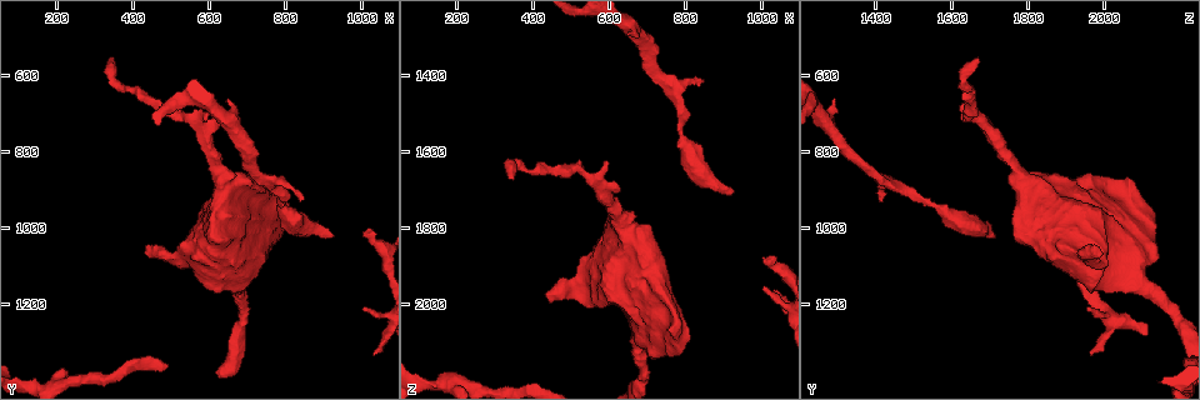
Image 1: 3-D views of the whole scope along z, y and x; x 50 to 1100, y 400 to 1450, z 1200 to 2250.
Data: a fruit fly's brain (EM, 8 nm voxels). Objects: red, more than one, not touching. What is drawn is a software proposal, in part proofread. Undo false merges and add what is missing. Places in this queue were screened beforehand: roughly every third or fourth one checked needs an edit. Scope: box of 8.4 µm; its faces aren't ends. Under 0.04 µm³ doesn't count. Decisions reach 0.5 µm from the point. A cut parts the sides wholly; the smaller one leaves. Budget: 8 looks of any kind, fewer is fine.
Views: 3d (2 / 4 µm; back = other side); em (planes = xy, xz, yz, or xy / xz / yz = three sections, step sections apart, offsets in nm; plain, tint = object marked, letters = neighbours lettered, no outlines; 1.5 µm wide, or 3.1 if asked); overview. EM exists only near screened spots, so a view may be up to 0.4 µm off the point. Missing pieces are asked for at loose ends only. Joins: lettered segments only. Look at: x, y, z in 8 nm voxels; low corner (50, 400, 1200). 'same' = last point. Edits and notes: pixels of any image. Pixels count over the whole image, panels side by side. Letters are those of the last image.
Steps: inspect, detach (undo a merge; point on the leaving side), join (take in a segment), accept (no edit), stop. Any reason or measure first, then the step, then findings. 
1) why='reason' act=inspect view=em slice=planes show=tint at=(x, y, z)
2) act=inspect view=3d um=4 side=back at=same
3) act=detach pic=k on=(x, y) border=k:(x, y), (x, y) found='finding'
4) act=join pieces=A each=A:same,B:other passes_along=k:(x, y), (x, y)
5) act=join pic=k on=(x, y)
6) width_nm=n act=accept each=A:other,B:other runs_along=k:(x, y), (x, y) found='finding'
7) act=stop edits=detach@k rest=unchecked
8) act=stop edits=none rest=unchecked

why='an open end' act=inspect view=3d um=4 side=back at=(595, 700, 1615)

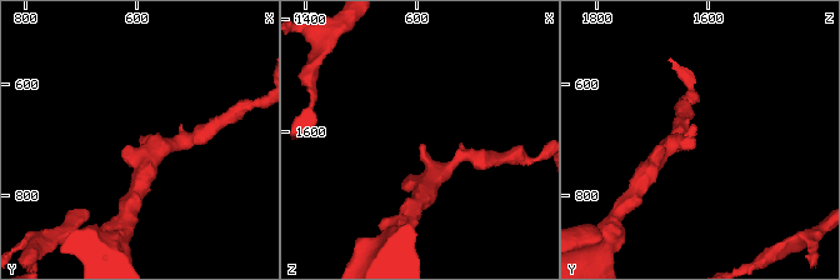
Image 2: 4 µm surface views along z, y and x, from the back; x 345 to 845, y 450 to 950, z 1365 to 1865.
why='shape alone is not enough' act=inspect view=em slice=xz step=4 show=letters at=(595, 695, 1620)

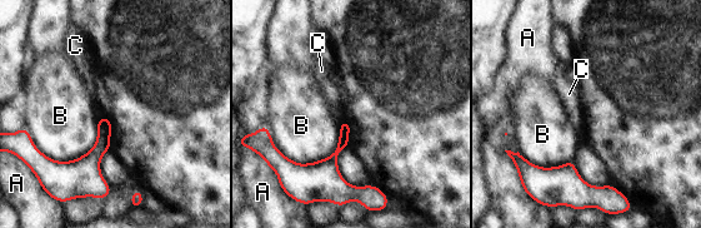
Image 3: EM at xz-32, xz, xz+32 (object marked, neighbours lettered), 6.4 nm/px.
act=accept each=A:other,B:other,C:other found='no lettered segment goes on from it'

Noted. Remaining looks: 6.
why='tapers out' act=inspect view=em slice=planes show=letters at=(840, 930, 1420)

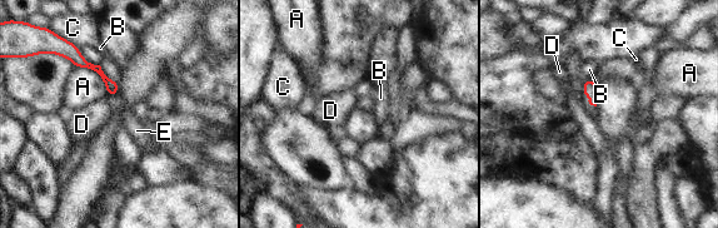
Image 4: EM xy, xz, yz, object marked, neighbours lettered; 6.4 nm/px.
act=join pieces=E each=A:other,B:other,C:other,D:other,E:same passes_along=4:(589, 87), (589, 102), (591, 110) found='it goes on there'

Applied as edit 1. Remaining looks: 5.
act=inspect view=overview

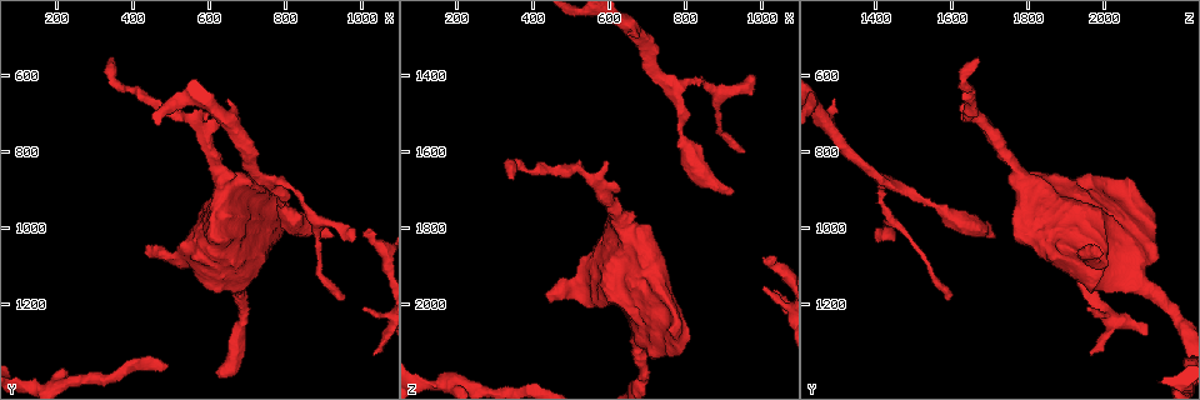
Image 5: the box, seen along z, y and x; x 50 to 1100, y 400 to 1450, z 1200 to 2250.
why='end of a long branch' act=inspect view=em slice=planes show=letters at=(340, 555, 1675)

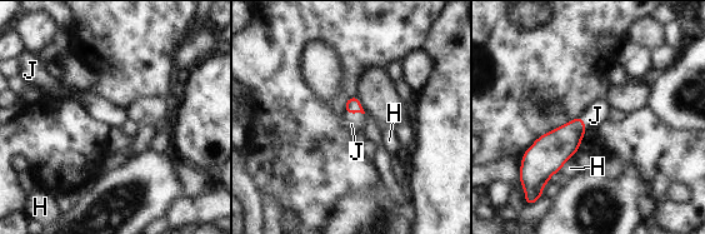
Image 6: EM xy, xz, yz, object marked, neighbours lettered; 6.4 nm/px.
width_nm=110 act=join pieces=J each=H:other,J:same passes_along=6:(353, 105), (354, 113), (351, 124) found='it goes on there'

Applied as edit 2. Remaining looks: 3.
act=stop edits=join@4,join@6 rest=unchecked

